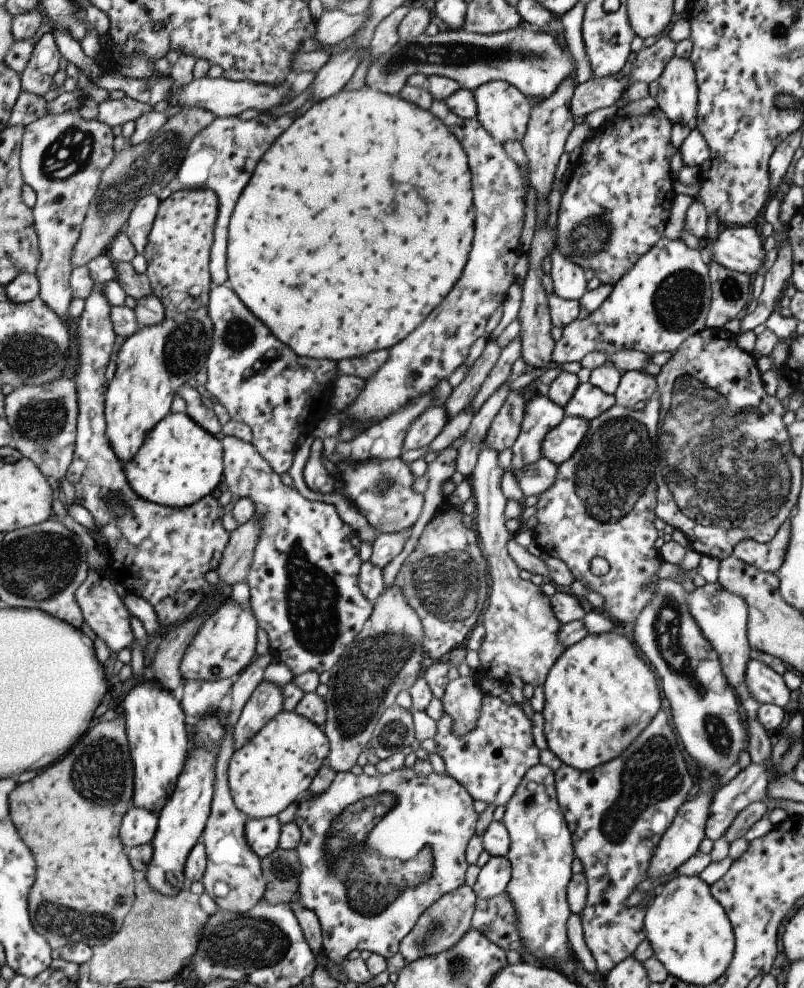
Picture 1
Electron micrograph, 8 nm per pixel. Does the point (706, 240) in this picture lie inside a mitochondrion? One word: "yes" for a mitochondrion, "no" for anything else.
no

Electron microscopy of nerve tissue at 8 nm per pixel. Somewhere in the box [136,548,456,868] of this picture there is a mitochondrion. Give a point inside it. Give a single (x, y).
(360, 685)

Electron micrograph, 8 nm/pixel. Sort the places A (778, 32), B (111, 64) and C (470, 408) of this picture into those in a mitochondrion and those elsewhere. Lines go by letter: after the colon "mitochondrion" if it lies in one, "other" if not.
A: mitochondrion
B: other
C: other

